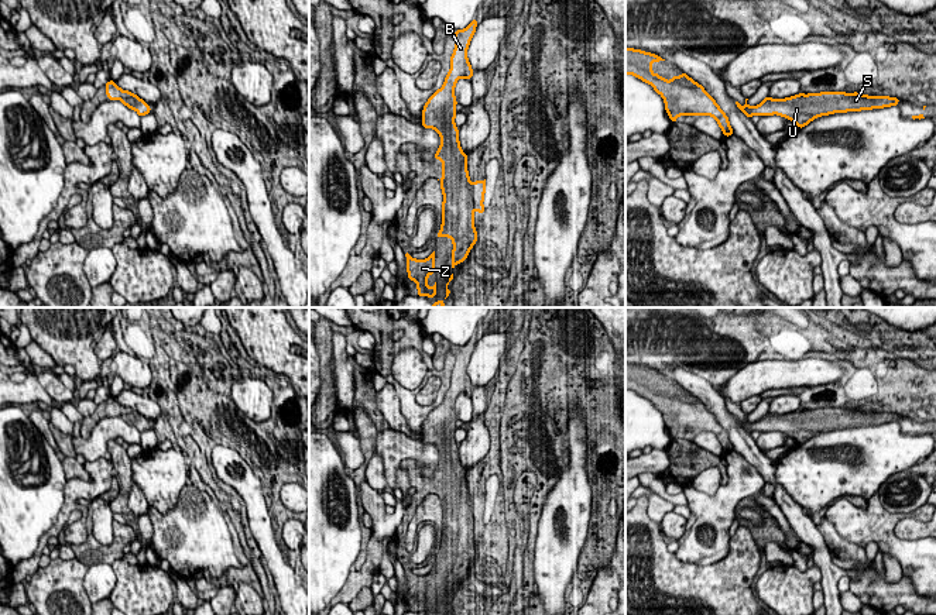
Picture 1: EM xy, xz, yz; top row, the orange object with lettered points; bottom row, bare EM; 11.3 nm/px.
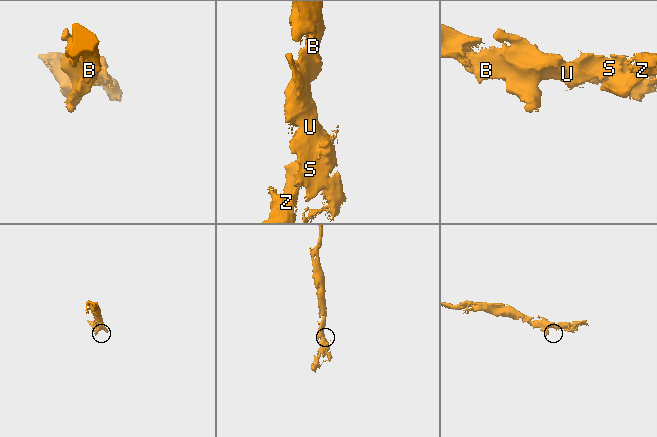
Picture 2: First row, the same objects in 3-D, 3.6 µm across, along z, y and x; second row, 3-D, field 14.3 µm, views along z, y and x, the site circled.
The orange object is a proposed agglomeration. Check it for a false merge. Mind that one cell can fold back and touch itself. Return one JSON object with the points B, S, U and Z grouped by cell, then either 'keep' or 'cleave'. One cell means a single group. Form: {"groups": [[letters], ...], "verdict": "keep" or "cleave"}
{"groups": [["B", "S", "U", "Z"]], "verdict": "keep"}

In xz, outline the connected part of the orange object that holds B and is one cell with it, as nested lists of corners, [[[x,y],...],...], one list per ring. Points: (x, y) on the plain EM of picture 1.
[[[477,336],[464,346],[455,348],[455,367],[450,372],[450,386],[443,402],[436,406],[424,422],[422,442],[438,447],[442,460],[433,475],[442,477],[442,495],[439,497],[442,519],[442,542],[436,554],[449,553],[453,559],[452,584],[467,574],[469,567],[477,557],[473,528],[486,529],[483,522],[486,495],[470,498],[467,488],[467,471],[459,458],[459,446],[455,440],[456,413],[455,402],[460,394],[467,396],[473,392],[472,381],[467,375],[467,364],[476,348]]]

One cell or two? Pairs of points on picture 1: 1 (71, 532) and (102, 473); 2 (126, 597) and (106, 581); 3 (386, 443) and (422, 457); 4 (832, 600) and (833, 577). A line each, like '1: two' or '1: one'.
1: one
2: two
3: one
4: one

